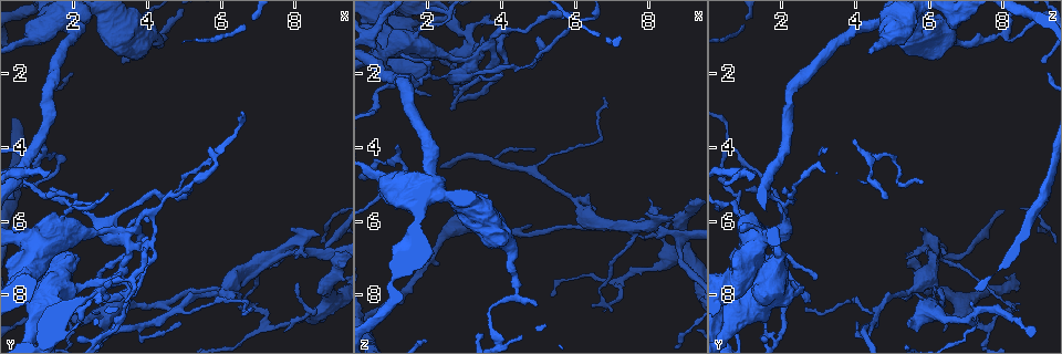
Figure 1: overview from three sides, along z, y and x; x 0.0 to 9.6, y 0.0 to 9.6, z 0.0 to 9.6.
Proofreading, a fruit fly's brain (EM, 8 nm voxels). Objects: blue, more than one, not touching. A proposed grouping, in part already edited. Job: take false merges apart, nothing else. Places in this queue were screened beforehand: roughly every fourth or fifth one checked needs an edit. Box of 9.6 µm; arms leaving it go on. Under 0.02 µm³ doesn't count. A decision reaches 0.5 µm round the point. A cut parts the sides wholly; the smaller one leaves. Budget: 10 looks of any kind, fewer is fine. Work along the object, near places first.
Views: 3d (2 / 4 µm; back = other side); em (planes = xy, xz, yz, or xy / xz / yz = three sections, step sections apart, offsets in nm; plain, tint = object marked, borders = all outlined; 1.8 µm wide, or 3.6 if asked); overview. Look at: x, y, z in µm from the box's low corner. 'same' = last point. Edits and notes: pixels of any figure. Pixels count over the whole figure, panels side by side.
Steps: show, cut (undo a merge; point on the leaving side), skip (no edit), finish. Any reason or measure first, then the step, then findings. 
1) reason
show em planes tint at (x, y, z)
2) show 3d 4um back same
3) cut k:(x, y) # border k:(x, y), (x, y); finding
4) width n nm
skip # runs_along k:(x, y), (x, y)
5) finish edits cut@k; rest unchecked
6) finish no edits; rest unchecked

sharp bend
show em xz step 16 tint at (2.85, 9.10, 1.60)

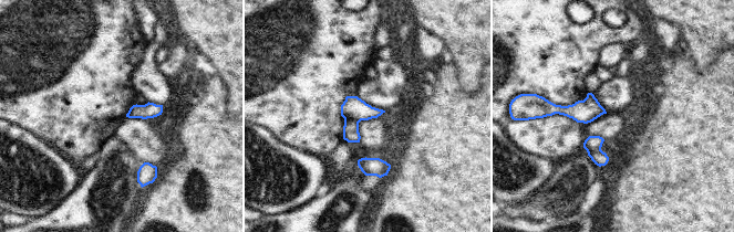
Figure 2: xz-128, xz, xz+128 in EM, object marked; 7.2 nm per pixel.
show em planes tint same

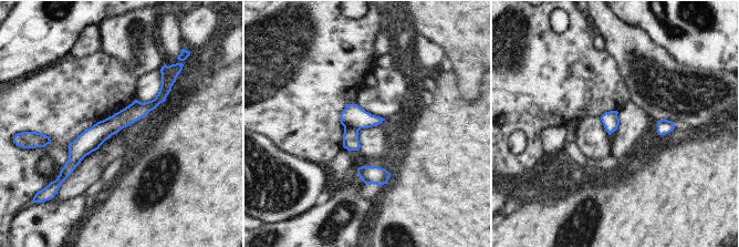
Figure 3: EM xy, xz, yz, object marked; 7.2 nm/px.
skip # runs_along 3:(169, 81), (153, 104), (101, 131), (69, 166); one neuron here

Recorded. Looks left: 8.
sharp bend
show 3d 4um at (0.90, 6.50, 1.40)

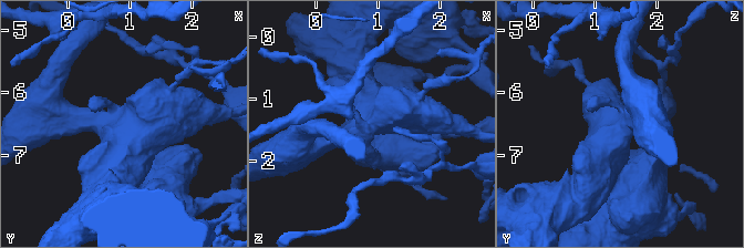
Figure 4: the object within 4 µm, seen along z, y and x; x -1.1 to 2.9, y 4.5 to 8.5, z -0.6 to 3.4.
show em 3.6um xy step 8 tint at (0.90, 6.45, 1.35)

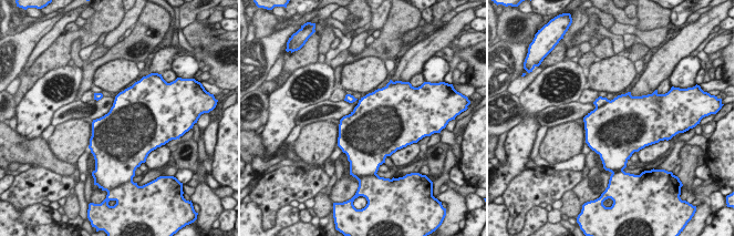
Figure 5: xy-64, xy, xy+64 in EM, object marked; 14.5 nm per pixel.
another direction
show em 3.6um planes borders same

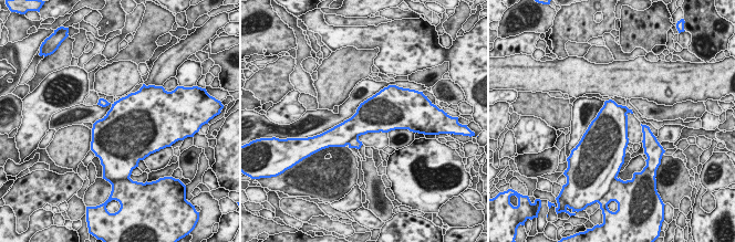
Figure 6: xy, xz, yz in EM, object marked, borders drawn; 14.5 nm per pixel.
skip # one neuron here

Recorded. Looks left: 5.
sudden change in width
show em 3.6um planes tint at (3.15, 6.30, 1.80)

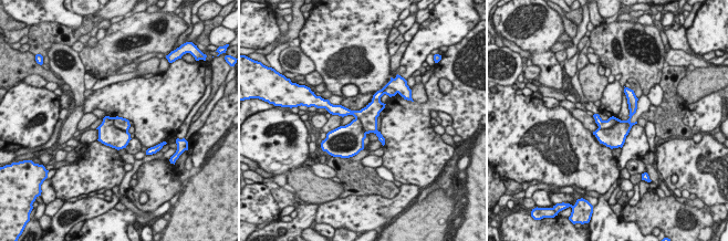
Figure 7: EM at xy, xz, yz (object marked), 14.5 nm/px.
width 360 nm
skip # continuous, no second neuron

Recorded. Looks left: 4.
closes a loop
show em planes tint at (5.40, 4.50, 1.10)

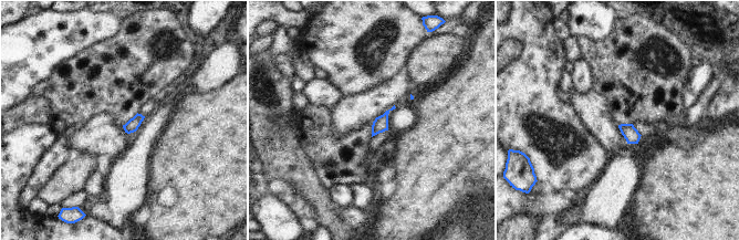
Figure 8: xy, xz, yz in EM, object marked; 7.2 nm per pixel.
skip # all the same neuron

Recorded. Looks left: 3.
finish no edits; rest unchecked

